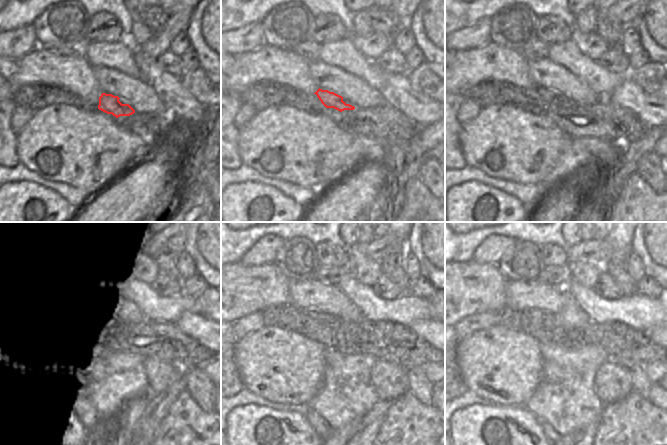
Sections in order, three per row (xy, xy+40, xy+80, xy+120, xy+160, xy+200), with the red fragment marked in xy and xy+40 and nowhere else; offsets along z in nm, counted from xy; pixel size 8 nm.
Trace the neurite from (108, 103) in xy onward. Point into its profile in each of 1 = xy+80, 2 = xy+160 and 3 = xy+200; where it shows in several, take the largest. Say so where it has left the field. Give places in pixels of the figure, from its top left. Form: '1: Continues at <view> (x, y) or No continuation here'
1: Continues at xy+80 (547, 95)
2: Continues at xy+160 (321, 318)
3: Continues at xy+200 (534, 321).

